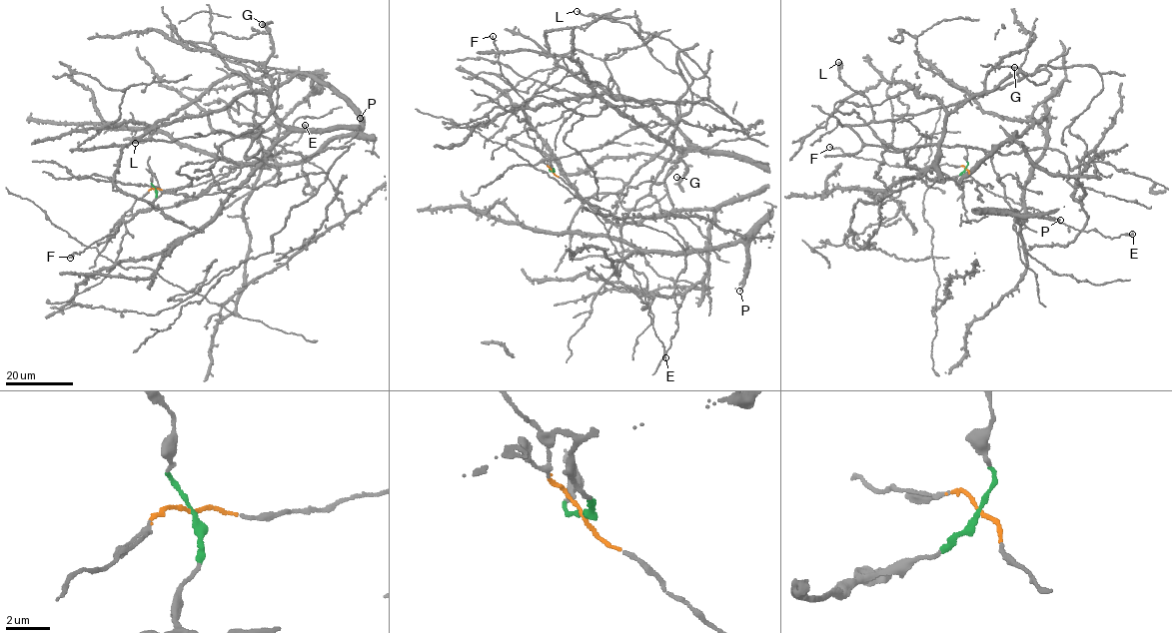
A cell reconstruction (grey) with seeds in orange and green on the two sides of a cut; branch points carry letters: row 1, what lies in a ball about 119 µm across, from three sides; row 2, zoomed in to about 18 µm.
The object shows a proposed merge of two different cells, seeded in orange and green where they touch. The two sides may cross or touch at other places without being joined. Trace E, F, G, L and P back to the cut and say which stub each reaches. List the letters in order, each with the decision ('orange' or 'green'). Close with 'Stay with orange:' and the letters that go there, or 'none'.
E: orange
F: orange
G: green
L: green
P: green
Stay with orange: E, F

